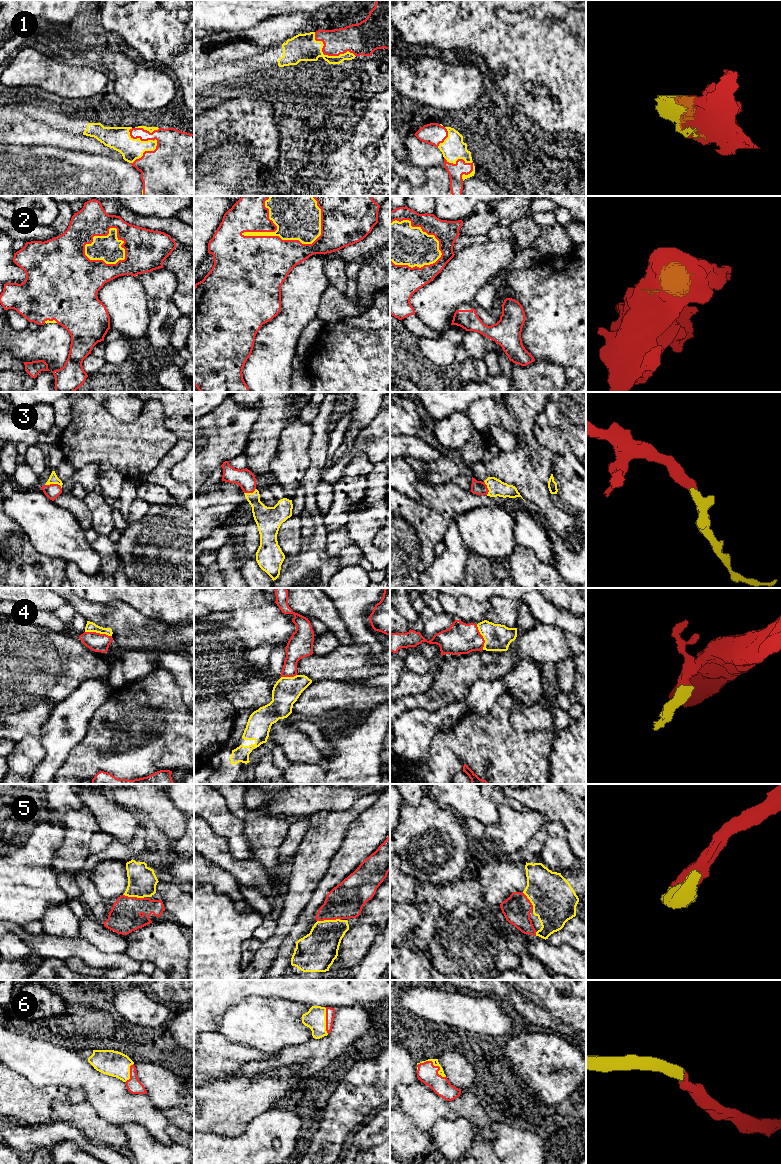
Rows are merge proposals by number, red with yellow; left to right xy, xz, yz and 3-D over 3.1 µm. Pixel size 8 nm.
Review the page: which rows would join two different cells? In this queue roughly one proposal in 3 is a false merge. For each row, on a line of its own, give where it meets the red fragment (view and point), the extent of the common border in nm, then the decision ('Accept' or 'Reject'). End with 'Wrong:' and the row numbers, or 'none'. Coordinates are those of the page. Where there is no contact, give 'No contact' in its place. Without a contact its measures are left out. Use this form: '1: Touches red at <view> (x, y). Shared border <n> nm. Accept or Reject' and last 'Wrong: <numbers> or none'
1: Touches red at xy (156, 139). Shared border 280 nm. Accept
2: Touches red at xz (299, 241). Shared border 700 nm. Accept
3: Touches red at xy (54, 484). Shared border 140 nm. Accept
4: Touches red at xy (98, 633). Shared border 220 nm. Accept
5: Touches red at xz (328, 919). Shared border 190 nm. Accept
6: Touches red at yz (433, 1065). Shared border 260 nm. Accept
Wrong: none

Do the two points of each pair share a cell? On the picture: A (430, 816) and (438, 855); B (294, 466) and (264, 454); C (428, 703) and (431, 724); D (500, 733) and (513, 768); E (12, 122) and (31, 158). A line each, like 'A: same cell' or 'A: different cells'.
A: same cell
B: different cells
C: different cells
D: same cell
E: different cells

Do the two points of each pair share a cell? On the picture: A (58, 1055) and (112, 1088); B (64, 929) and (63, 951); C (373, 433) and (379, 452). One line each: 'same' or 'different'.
A: same
B: different
C: same

